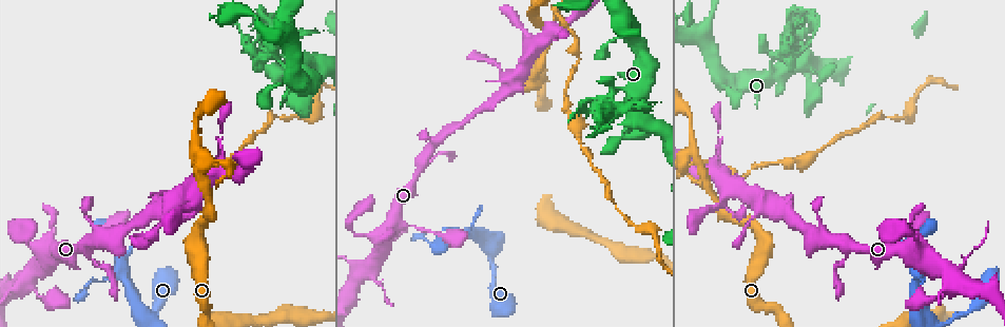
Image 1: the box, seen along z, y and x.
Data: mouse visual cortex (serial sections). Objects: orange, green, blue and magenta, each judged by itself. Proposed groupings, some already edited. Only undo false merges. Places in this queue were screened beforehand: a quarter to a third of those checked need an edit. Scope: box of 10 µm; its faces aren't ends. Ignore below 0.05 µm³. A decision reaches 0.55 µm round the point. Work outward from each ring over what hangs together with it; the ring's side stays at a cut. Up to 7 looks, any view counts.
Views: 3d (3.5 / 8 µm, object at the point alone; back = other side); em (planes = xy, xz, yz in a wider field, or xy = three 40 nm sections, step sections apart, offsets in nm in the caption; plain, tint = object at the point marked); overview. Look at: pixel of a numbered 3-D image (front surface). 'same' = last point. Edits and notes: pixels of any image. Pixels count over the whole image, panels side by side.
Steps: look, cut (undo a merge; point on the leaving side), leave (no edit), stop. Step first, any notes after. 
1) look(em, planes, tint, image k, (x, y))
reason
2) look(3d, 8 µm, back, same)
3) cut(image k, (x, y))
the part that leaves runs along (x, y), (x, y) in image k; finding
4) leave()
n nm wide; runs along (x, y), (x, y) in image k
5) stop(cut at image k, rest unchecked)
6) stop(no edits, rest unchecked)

look(3d, 3.5 µm, image 1, (446, 228))
abrupt turn

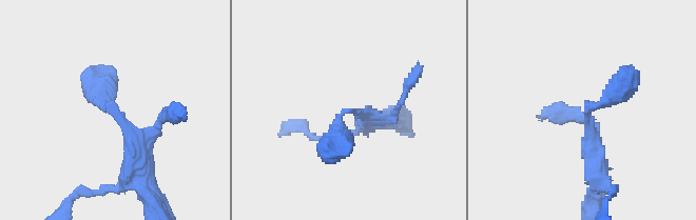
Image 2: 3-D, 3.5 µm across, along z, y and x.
look(em, xy, step 5, tint, image 2, (585, 109))
now the EM

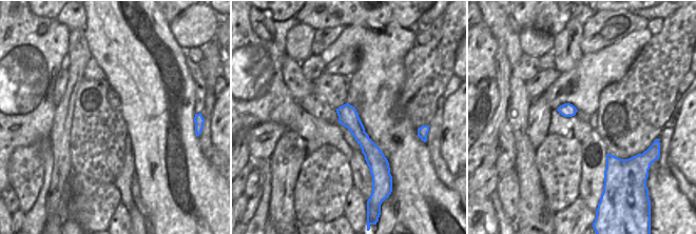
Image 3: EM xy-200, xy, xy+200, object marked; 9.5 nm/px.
leave()
runs along (599, 171), (587, 106), (631, 67) in image 2; continuous, no second cell

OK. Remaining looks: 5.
look(3d, 3.5 µm, back, image 1, (845, 245))
arms part here

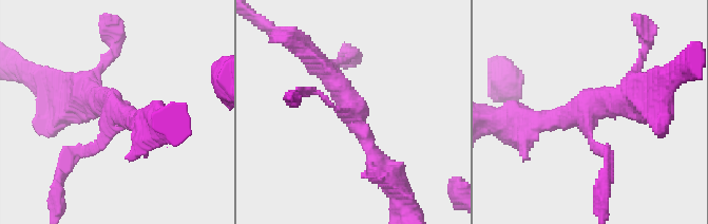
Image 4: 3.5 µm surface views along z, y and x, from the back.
look(em, xy, step 5, tint, image 4, (588, 106))

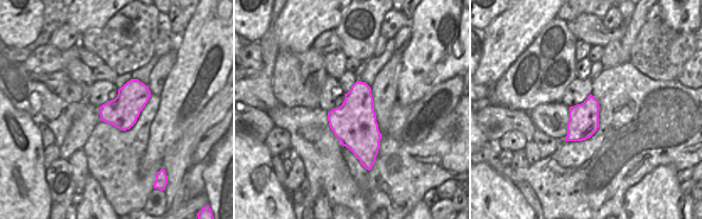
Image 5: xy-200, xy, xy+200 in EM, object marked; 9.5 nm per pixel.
look(em, xy, step 1, tint, same)
cut it another way

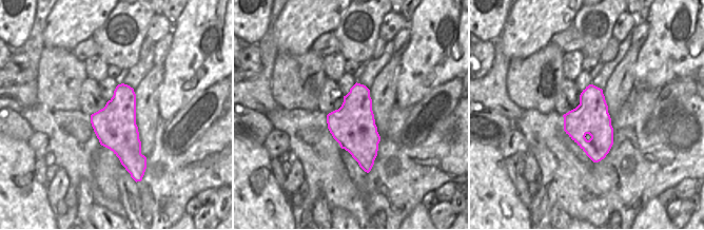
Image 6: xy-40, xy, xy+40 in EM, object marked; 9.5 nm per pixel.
leave()
420 nm wide; runs along (380, 169), (350, 101), (312, 58) in image 4; one cell here

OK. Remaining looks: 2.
look(3d, 3.5 µm, image 1, (194, 152))
branch point

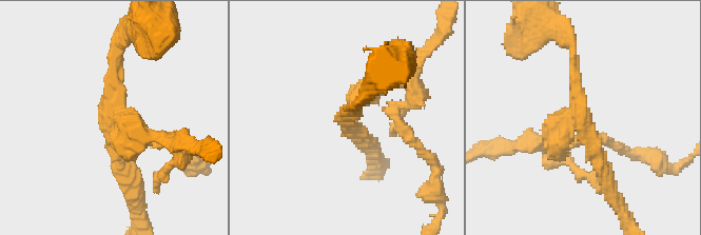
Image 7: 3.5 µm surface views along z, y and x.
look(em, planes, tint, image 7, (351, 119))

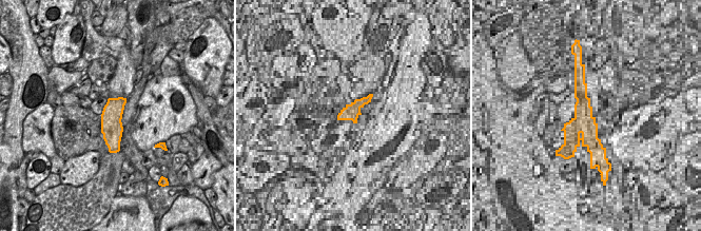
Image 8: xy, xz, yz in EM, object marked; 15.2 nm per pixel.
cut(image 7, (139, 131))
two cells meet here

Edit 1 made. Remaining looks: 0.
stop(cut at image 7, rest unchecked)

